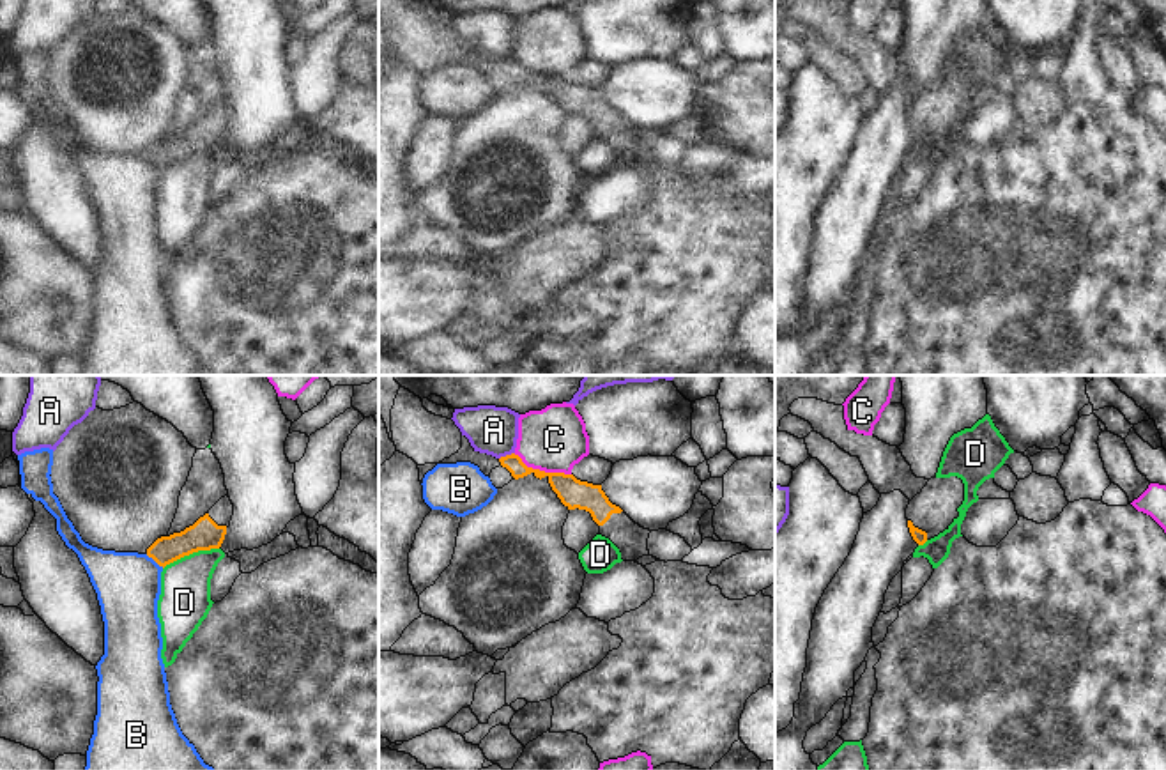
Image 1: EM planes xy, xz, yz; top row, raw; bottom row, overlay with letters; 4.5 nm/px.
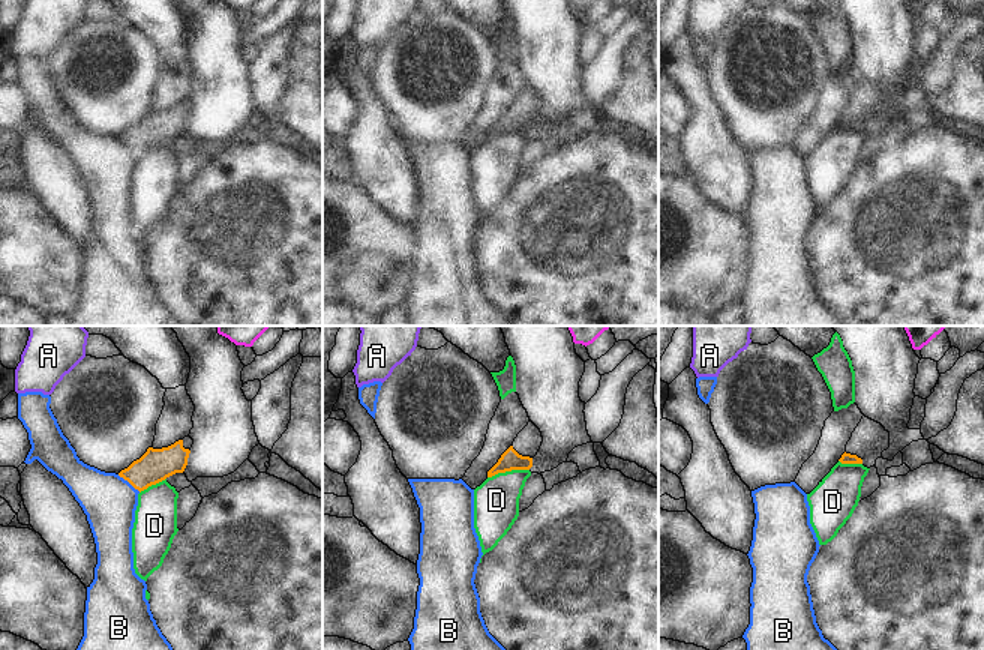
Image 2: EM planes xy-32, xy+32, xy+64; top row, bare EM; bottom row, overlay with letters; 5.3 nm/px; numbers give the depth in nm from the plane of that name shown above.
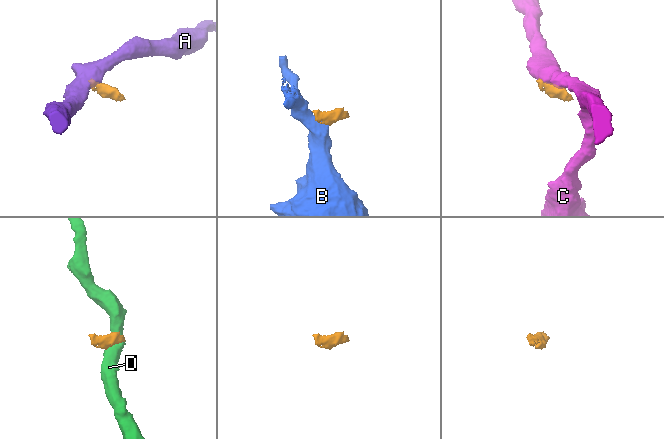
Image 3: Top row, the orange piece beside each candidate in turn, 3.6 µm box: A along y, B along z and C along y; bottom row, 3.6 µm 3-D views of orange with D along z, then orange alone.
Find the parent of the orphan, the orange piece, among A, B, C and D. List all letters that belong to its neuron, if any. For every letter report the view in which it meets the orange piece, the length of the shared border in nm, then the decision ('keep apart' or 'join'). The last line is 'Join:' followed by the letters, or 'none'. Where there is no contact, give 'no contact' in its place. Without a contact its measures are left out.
A: xz | 80 nm | keep apart
B: xy | 110 nm | keep apart
C: xz | 280 nm | keep apart
D: xy | 280 nm | keep apart
Join: none

